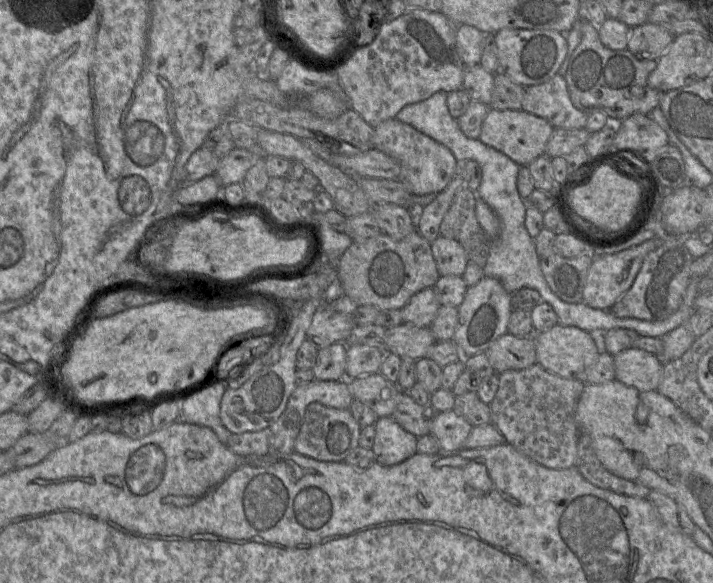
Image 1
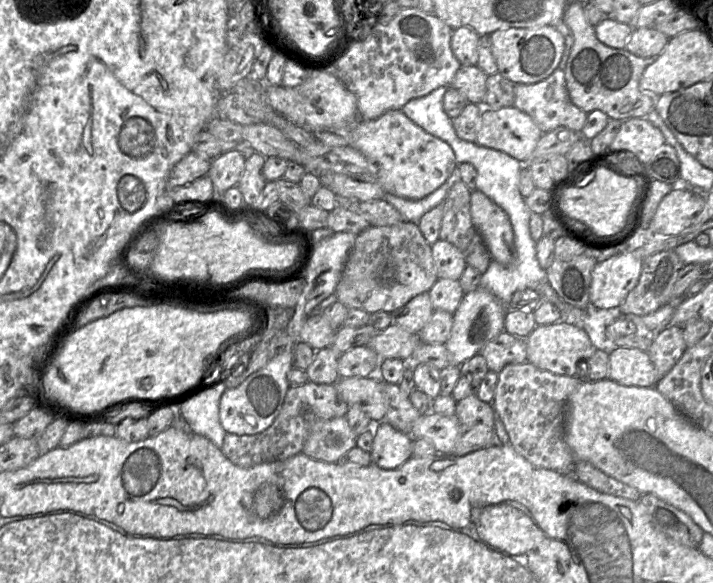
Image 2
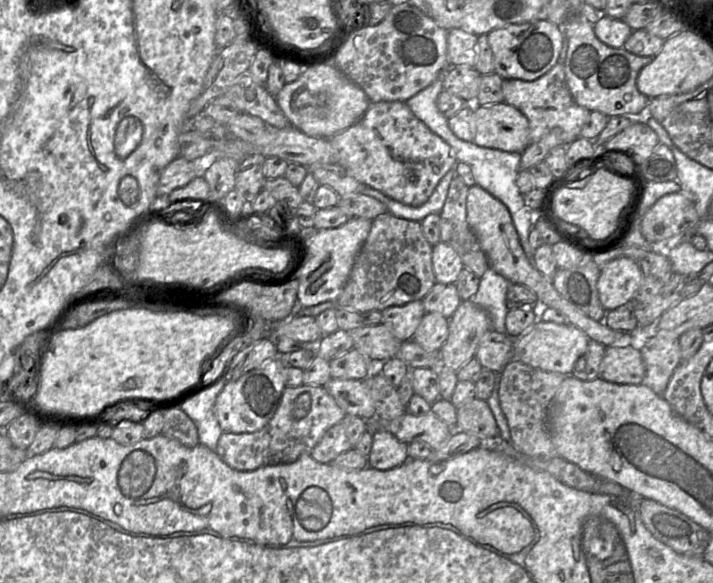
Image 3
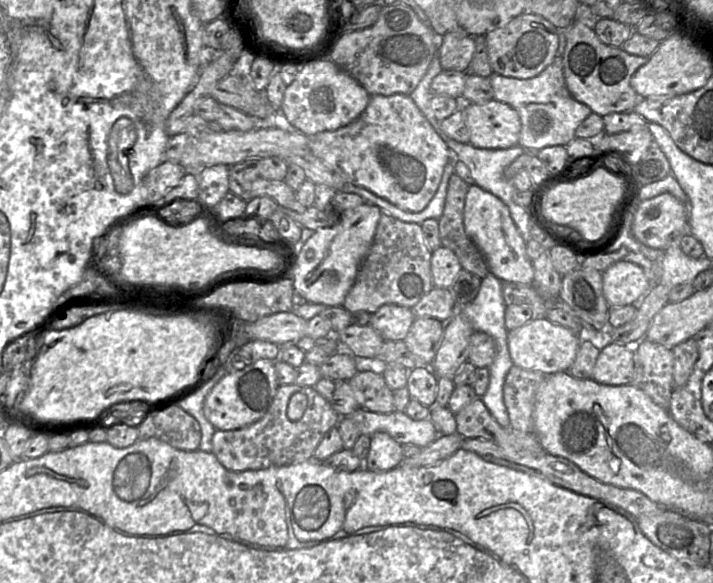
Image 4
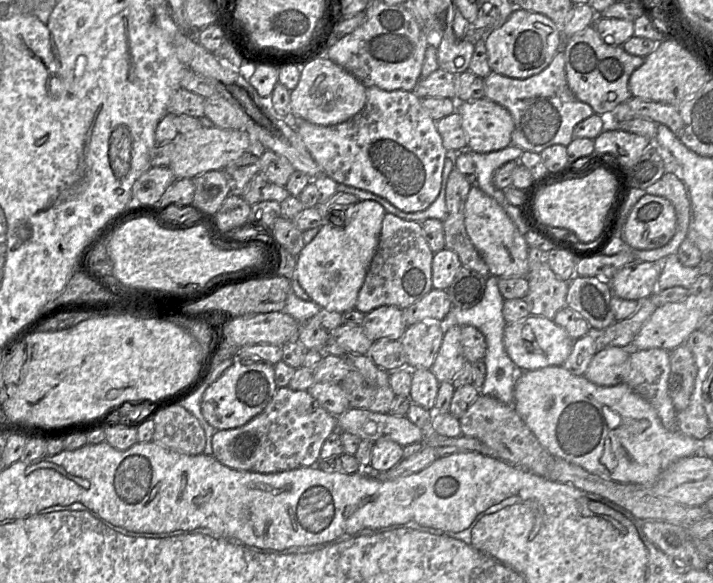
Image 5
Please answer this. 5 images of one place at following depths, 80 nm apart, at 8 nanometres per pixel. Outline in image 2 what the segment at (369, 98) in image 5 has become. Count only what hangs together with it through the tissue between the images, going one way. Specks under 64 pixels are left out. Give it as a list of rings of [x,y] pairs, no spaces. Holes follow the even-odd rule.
[[[401,110],[387,111],[373,120],[358,118],[358,122],[350,131],[349,146],[360,151],[377,166],[376,179],[384,192],[401,198],[422,199],[438,189],[450,177],[458,175],[459,164],[450,145],[413,123]]]

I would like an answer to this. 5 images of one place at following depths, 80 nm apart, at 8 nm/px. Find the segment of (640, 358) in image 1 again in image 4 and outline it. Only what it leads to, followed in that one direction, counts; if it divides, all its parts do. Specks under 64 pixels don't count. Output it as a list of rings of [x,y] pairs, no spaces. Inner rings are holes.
[[[609,344],[600,351],[592,380],[603,385],[620,386],[631,384],[633,378],[633,346]]]

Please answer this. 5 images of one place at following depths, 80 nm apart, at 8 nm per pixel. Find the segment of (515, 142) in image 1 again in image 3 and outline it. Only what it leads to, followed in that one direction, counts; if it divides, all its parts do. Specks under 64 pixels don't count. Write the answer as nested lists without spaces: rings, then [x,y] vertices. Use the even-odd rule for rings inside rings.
[[[504,102],[474,107],[473,142],[490,149],[522,153],[531,143],[526,116]]]

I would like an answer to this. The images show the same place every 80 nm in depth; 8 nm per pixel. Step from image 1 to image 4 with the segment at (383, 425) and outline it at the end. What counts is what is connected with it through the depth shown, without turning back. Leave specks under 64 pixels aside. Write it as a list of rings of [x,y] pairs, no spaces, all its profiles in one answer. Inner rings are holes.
[[[386,433],[371,437],[370,451],[364,468],[373,472],[387,472],[401,465],[404,460],[403,446]]]

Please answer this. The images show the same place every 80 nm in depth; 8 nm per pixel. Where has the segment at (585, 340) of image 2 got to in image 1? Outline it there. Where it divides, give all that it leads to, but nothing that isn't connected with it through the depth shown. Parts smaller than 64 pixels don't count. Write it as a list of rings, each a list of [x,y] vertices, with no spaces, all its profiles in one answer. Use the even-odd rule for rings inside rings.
[[[556,324],[549,330],[533,334],[537,364],[546,371],[568,380],[579,380],[585,384],[589,377],[589,368],[593,366],[599,352],[590,333],[575,326]]]

